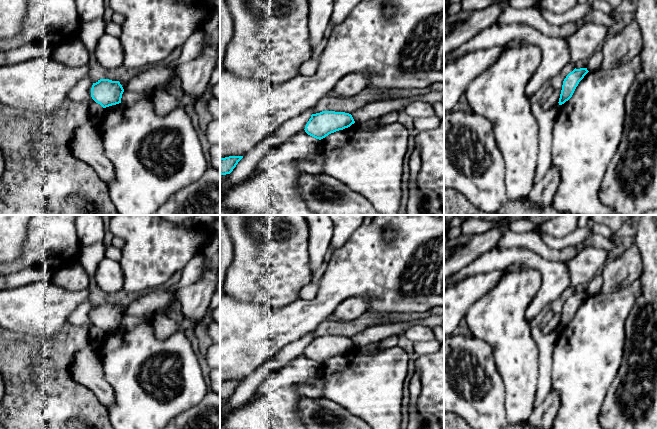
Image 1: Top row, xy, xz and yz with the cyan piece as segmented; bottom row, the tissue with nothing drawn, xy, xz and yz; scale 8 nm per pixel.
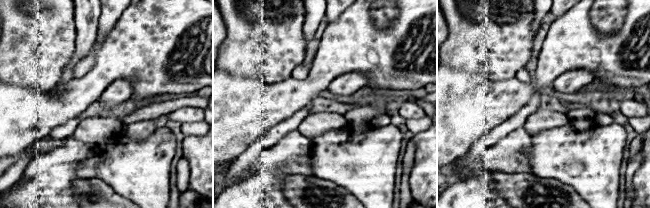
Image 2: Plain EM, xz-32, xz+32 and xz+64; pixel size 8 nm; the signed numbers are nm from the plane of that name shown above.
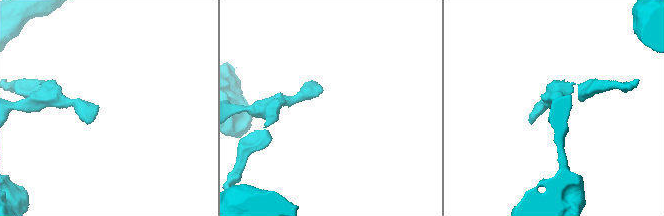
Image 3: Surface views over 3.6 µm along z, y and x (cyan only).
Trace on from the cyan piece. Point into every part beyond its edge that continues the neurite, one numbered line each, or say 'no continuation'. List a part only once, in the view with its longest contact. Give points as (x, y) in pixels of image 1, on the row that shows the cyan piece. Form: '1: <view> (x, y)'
no continuation

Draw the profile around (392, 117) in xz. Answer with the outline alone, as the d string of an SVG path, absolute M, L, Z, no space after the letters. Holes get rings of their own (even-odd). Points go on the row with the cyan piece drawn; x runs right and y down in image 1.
M391 112L388 113L382 117L380 117L380 120L385 124L391 124L391 123L396 123L398 122L398 117L399 117L400 112Z

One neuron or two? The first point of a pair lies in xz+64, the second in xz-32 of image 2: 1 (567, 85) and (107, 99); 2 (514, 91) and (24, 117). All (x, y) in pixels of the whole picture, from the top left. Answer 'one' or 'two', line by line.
1: one
2: one

